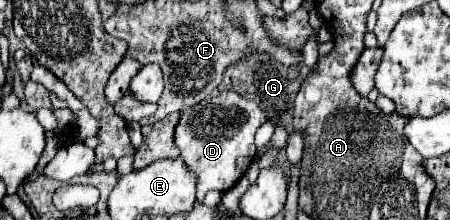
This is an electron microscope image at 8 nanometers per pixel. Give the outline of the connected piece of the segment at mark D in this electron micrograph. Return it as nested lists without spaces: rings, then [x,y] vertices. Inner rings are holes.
[[[222,91],[218,97],[182,111],[176,125],[176,147],[184,165],[196,175],[196,201],[202,201],[208,191],[228,191],[236,185],[256,157],[254,135],[264,123],[264,111],[236,91]]]

